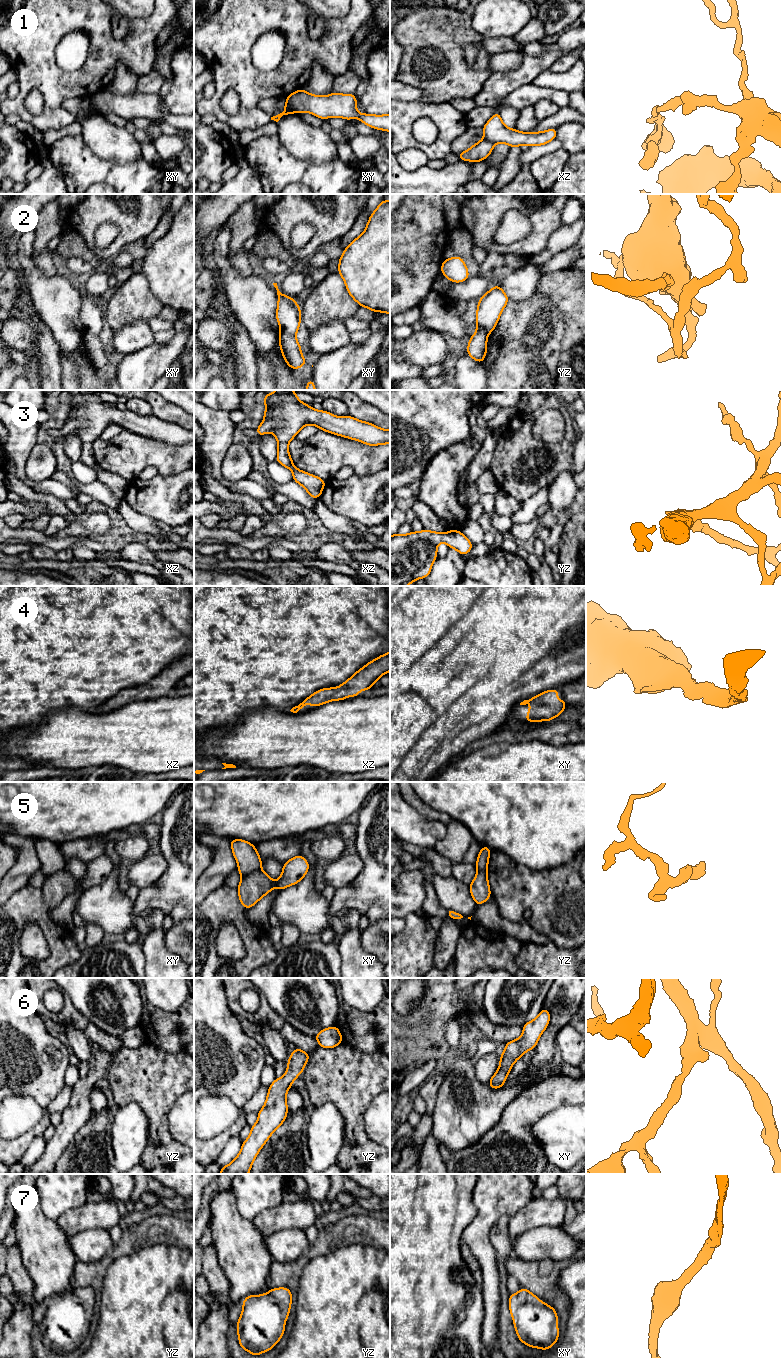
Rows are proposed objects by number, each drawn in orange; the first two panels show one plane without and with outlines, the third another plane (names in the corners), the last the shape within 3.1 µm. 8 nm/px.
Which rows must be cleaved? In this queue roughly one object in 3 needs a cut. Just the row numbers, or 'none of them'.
1, 2, 5

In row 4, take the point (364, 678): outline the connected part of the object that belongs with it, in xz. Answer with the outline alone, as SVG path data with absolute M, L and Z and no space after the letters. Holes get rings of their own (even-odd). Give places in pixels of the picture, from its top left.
M390 651L370 661L336 689L331 687L319 689L290 711L297 713L307 703L310 703L315 708L329 701L345 700L348 695L358 697L361 689L364 691L371 689L373 684L388 671L390 671Z

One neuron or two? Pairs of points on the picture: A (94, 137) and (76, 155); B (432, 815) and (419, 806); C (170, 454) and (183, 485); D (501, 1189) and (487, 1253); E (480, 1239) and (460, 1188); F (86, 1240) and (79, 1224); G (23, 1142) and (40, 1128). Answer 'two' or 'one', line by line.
A: two
B: one
C: two
D: one
E: two
F: two
G: one

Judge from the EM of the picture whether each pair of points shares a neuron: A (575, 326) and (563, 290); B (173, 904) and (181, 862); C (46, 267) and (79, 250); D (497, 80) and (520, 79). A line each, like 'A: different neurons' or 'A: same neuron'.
A: same neuron
B: same neuron
C: different neurons
D: same neuron

